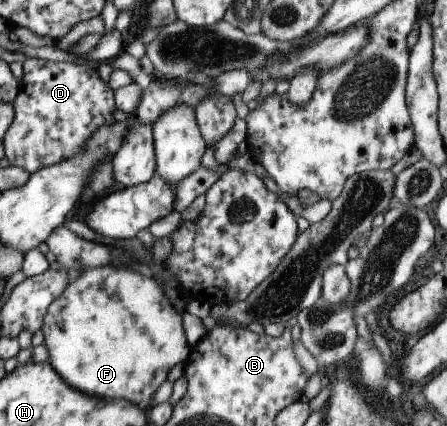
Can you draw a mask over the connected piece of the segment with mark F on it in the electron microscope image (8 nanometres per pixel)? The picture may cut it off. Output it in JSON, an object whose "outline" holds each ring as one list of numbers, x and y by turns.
{"outline":[[109,263,79,272,77,278,47,307,40,331,48,350,47,361,62,381,89,396,113,400,123,398,139,408,150,406,151,397,169,369,175,364,183,364,191,347,185,341,181,313,175,311,165,297,161,282,133,268,114,267]]}

